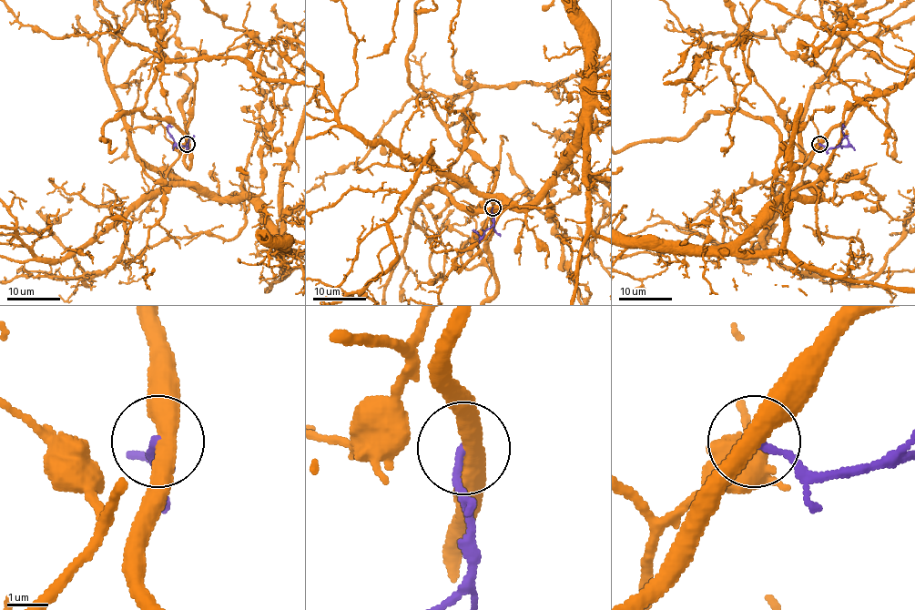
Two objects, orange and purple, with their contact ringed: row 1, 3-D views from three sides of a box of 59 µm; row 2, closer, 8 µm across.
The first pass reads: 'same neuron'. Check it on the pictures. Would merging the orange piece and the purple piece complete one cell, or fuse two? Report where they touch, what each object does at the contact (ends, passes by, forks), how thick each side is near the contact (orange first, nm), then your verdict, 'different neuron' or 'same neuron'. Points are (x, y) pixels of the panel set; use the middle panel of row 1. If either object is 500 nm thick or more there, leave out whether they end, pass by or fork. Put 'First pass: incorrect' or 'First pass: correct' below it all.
(493, 208) | orange passes by | purple ends | 440/180 nm | different neuron
First pass: incorrect

